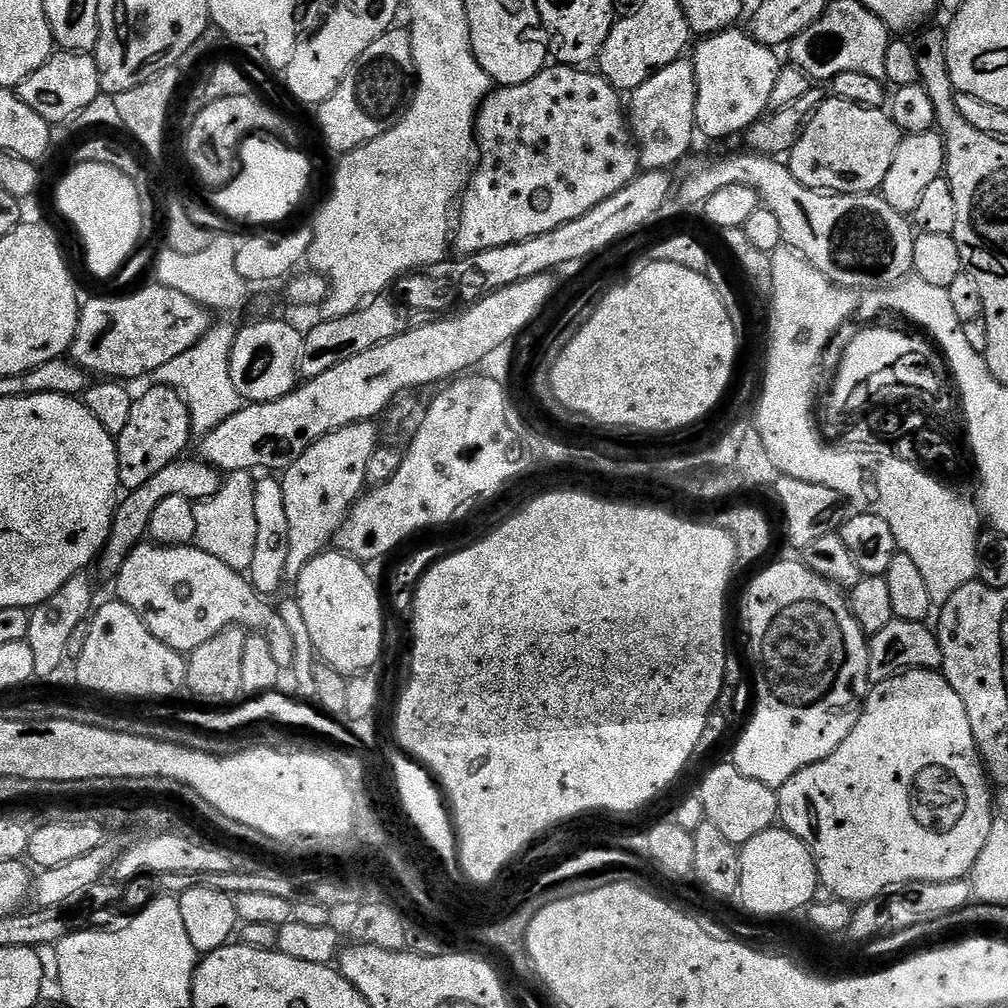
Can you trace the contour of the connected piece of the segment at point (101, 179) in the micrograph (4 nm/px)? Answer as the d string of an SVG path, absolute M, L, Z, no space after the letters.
M77 163L75 167L61 178L56 188L56 204L80 235L89 270L96 276L112 276L131 258L136 243L144 236L138 190L134 182L126 178L122 170L114 170L114 166Z

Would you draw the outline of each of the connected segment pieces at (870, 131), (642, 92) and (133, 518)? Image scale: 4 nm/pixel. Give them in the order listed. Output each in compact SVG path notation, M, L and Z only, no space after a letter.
M828 98L808 120L804 131L792 145L791 152L787 153L786 163L794 178L798 178L798 182L807 188L842 196L875 193L883 189L886 170L890 170L890 162L894 162L894 150L898 150L901 139L900 127L892 121L891 115L884 108L867 108L854 102Z
M681 58L676 60L670 66L666 66L662 70L655 72L649 80L642 82L642 86L638 86L630 94L630 103L626 108L626 115L630 121L630 127L632 129L632 139L636 141L636 146L640 150L640 167L641 169L650 172L659 172L661 170L671 169L671 164L676 164L688 151L692 148L692 135L695 137L697 135L698 129L696 126L696 71L692 65L691 59Z
M199 458L188 459L175 460L170 466L166 466L166 470L158 470L158 474L154 474L154 478L150 478L150 482L131 489L117 503L116 517L112 520L108 541L105 542L104 551L98 557L98 565L100 564L102 575L114 578L120 573L122 562L126 562L126 558L135 550L136 545L145 539L150 518L154 514L154 510L158 510L158 502L171 496L181 496L187 500L199 502L218 494L222 483L220 469L213 468L211 464L205 464Z

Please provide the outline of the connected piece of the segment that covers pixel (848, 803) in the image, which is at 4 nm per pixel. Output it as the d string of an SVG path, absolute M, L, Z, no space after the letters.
M913 670L901 672L890 680L879 681L869 691L860 712L858 722L850 734L846 734L846 742L834 750L822 762L814 762L794 778L790 778L778 789L780 798L779 823L793 832L810 850L816 863L816 875L819 883L829 888L831 895L837 900L846 900L853 906L859 906L865 900L882 894L885 888L893 888L899 884L910 882L950 882L963 880L969 875L978 862L978 854L982 854L982 846L986 846L986 837L990 834L990 826L994 819L994 792L990 787L988 773L983 760L978 755L976 739L970 730L970 718L966 718L966 706L962 706L962 698L950 686L950 682L936 670Z

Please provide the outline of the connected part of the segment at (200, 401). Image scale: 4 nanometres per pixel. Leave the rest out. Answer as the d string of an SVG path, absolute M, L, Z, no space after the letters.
M209 334L200 339L188 352L178 354L166 366L158 366L150 377L157 388L173 388L188 404L188 413L192 419L192 430L202 438L210 430L222 426L228 418L238 414L245 401L234 387L234 378L230 378L230 354L232 353L232 336L215 336Z

